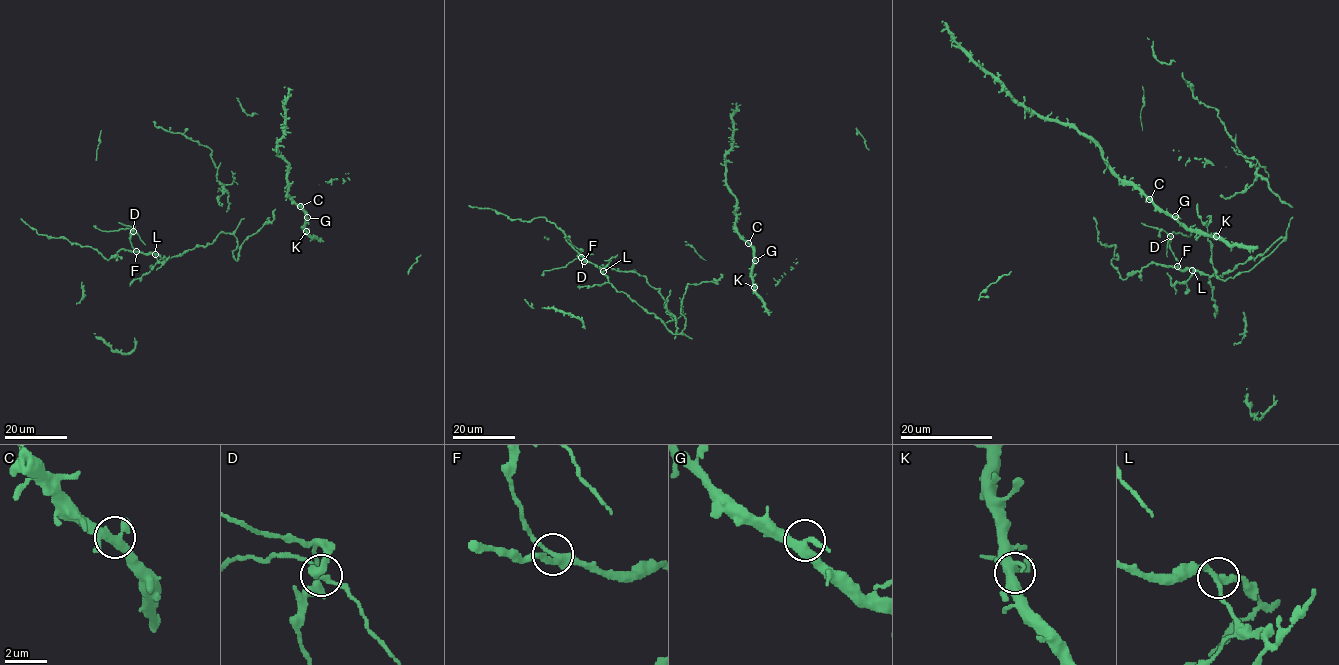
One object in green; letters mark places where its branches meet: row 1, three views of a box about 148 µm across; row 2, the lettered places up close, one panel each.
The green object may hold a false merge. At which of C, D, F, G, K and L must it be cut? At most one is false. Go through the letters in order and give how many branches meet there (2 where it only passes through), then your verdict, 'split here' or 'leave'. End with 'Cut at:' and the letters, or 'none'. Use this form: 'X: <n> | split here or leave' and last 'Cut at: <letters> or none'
C: 4 | leave
D: 5 | split here
F: 3 | leave
G: 3 | leave
K: 5 | leave
L: 3 | leave
Cut at: D

